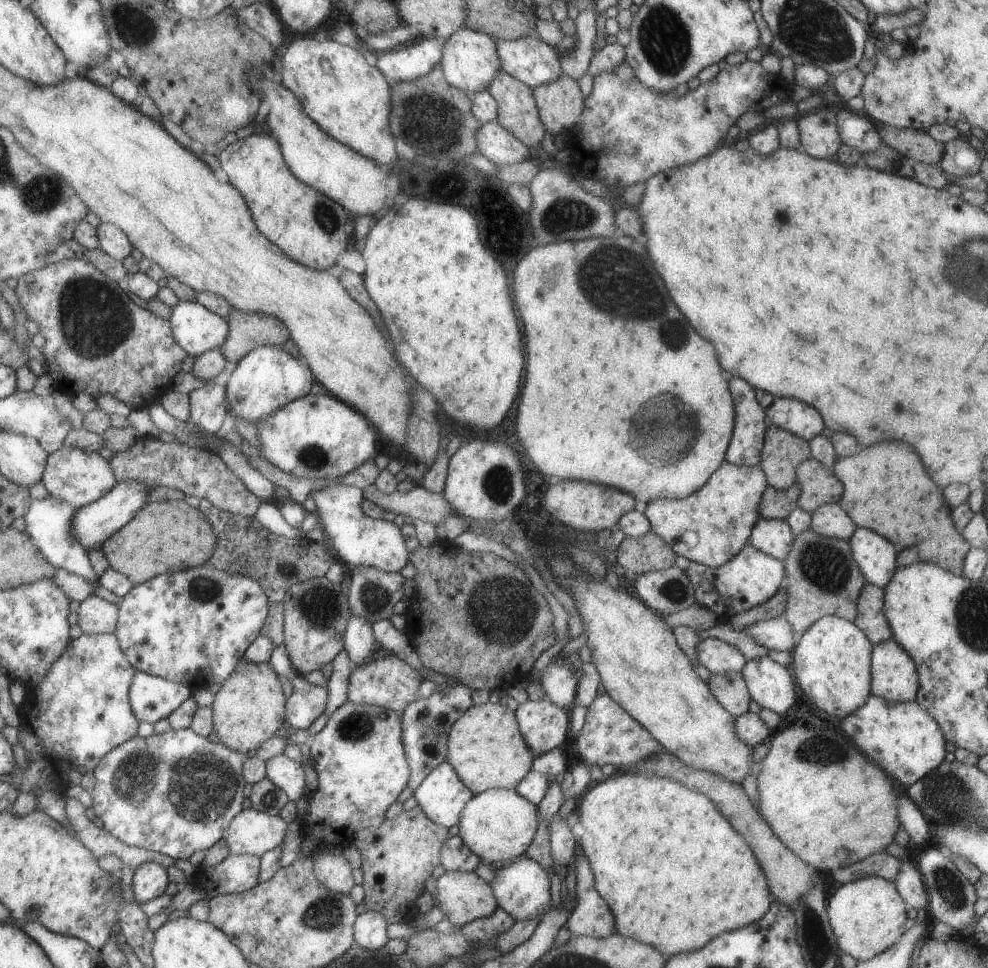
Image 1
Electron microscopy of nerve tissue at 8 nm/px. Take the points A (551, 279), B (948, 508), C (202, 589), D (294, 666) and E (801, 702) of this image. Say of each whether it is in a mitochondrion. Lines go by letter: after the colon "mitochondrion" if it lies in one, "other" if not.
A: mitochondrion
B: other
C: mitochondrion
D: other
E: other

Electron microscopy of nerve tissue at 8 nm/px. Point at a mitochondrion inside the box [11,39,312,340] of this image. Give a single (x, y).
(42, 193)

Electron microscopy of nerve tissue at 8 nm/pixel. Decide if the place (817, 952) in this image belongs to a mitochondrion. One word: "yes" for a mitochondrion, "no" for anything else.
yes

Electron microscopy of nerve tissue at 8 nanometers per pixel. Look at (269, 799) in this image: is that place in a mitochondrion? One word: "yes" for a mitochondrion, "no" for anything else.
yes

